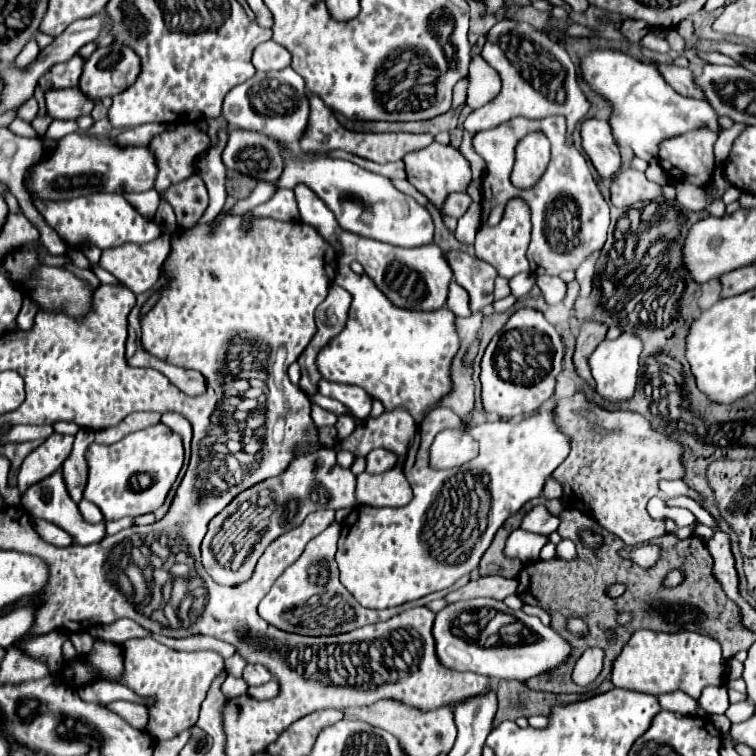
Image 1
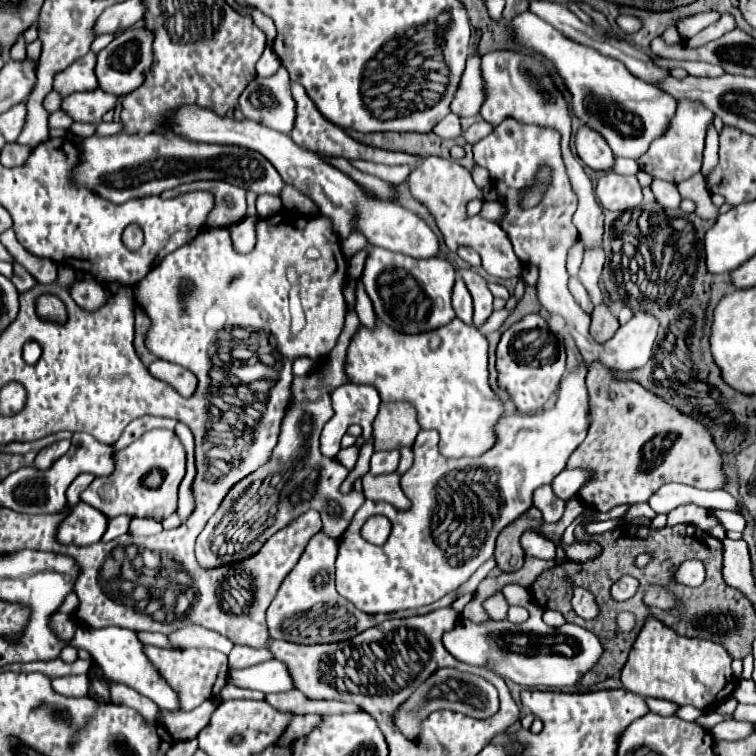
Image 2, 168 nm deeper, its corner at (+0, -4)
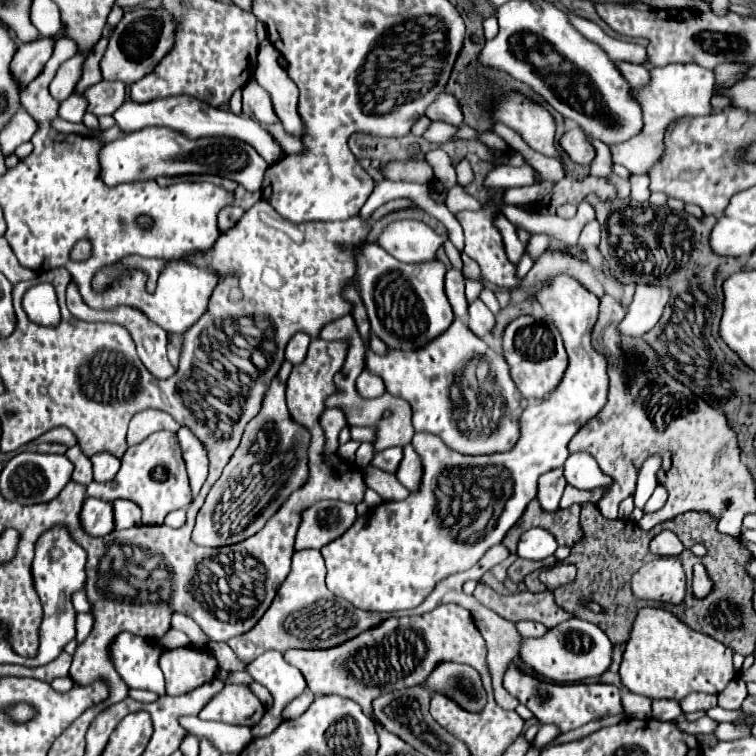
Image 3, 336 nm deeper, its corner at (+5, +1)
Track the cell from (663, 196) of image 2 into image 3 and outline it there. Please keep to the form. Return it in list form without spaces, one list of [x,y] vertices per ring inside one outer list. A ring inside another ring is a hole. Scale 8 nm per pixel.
[[[631,174],[631,198],[645,204],[649,200],[649,178],[645,174]]]

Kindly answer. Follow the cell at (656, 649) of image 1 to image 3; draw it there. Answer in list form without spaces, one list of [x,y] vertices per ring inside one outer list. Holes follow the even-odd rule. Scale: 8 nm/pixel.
[[[641,608],[621,662],[621,684],[647,698],[681,700],[691,692],[719,694],[737,678],[733,650],[711,636],[695,632],[665,608]]]

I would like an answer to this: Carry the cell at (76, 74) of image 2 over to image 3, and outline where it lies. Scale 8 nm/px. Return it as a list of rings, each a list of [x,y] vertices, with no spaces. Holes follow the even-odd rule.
[[[101,38],[101,42],[97,42],[95,48],[91,50],[91,54],[87,56],[85,66],[83,66],[83,76],[81,76],[81,80],[77,84],[77,90],[75,90],[77,94],[83,94],[89,86],[101,82],[103,76],[101,76],[101,70],[99,70],[99,62],[101,62],[105,50],[107,50],[107,42],[109,42],[107,38]]]

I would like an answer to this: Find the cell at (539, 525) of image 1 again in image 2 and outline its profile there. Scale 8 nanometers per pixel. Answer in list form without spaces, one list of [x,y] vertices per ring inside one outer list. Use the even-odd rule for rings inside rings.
[[[544,485],[544,487],[540,487],[540,489],[534,491],[534,503],[538,503],[538,507],[542,509],[544,523],[556,523],[556,521],[560,521],[560,517],[564,513],[564,501],[558,499],[552,493],[550,485]]]

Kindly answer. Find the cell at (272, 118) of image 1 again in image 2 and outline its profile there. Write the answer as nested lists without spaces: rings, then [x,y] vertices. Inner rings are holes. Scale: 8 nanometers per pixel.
[[[280,67],[272,77],[256,77],[240,95],[238,109],[246,119],[290,133],[296,119],[296,101],[290,91],[288,71]]]

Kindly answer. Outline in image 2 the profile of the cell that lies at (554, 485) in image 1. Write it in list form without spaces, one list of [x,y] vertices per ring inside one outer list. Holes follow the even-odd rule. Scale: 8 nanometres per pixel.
[[[564,469],[562,473],[558,473],[558,477],[554,477],[552,481],[552,491],[554,495],[560,495],[560,499],[568,501],[570,497],[578,495],[580,487],[584,485],[584,481],[588,479],[586,477],[588,473],[586,471],[574,471],[574,469]]]

